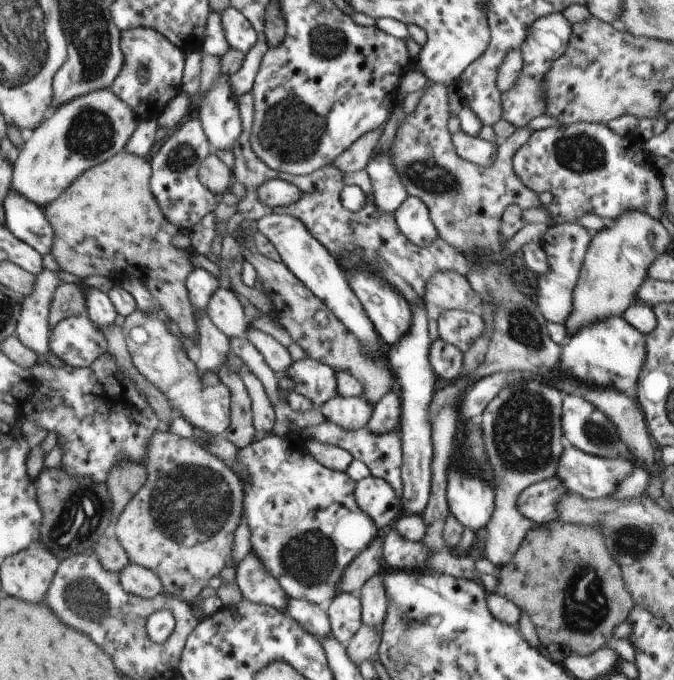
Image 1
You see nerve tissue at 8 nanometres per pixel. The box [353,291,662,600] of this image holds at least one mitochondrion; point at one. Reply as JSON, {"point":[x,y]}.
{"point":[523,432]}

